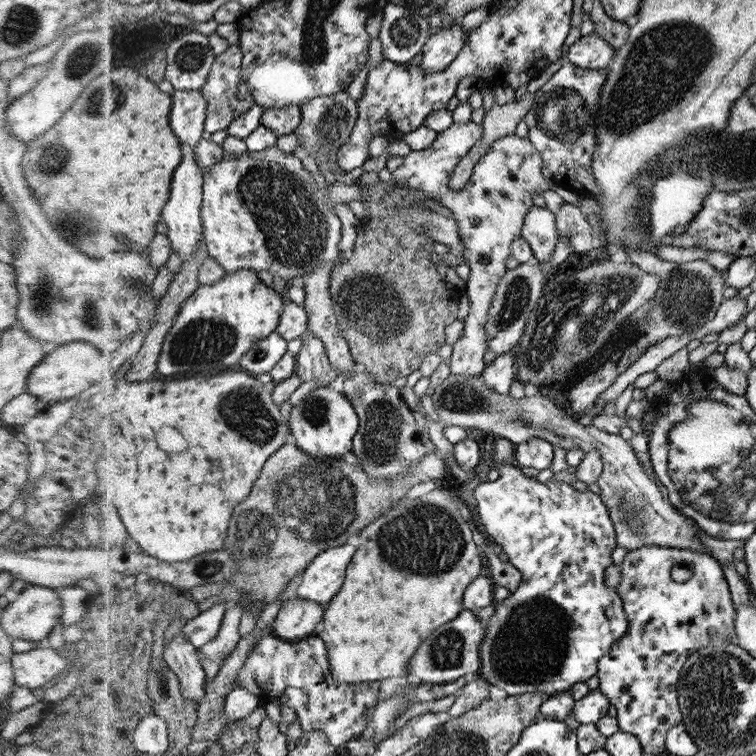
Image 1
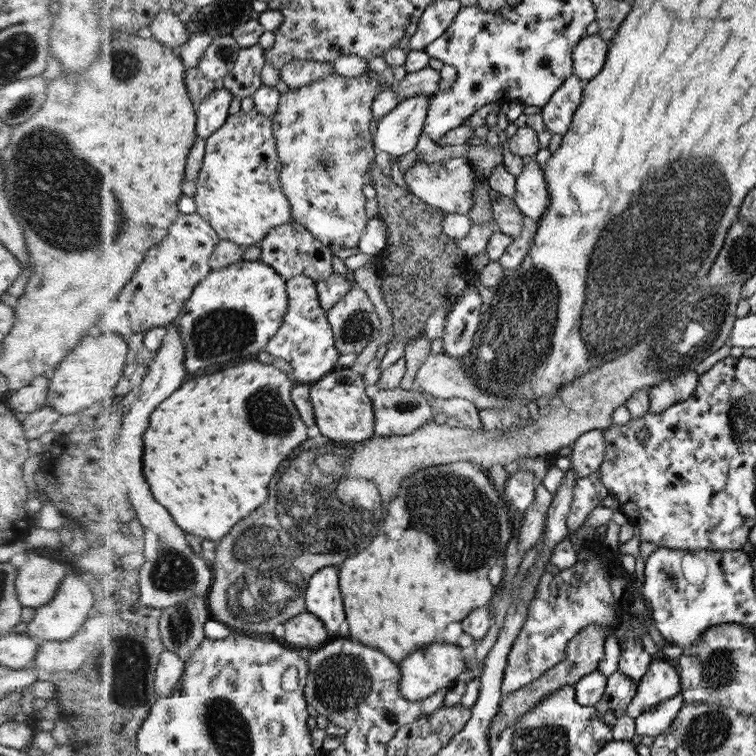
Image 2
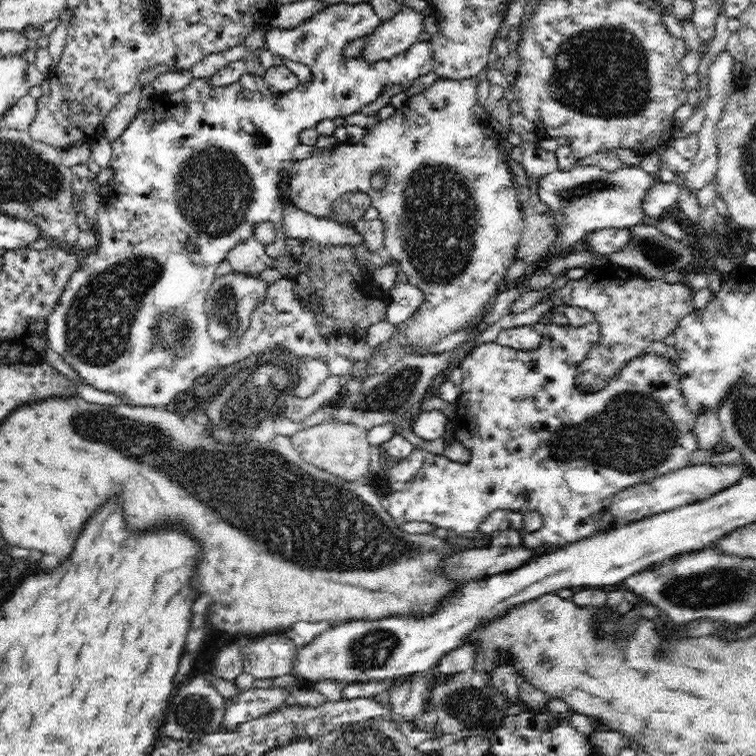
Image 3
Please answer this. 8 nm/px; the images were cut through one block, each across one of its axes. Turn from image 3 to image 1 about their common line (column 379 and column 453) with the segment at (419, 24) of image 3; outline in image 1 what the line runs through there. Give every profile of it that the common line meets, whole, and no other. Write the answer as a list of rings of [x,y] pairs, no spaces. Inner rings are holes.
[[[460,21],[458,24],[453,24],[444,29],[441,29],[436,34],[429,36],[428,41],[422,48],[423,60],[420,62],[419,68],[426,73],[442,72],[447,70],[450,64],[459,56],[464,47],[465,41],[469,37],[470,32],[461,29]]]

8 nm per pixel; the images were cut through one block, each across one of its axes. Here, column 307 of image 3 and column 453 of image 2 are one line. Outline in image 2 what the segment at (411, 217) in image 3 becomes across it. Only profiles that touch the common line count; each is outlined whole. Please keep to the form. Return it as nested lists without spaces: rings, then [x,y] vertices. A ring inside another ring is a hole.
[[[452,158],[443,162],[426,164],[413,162],[412,166],[402,173],[402,176],[414,197],[430,206],[443,210],[446,214],[458,212],[461,215],[468,213],[474,201],[472,191],[476,186],[477,176],[474,169],[464,158]]]

